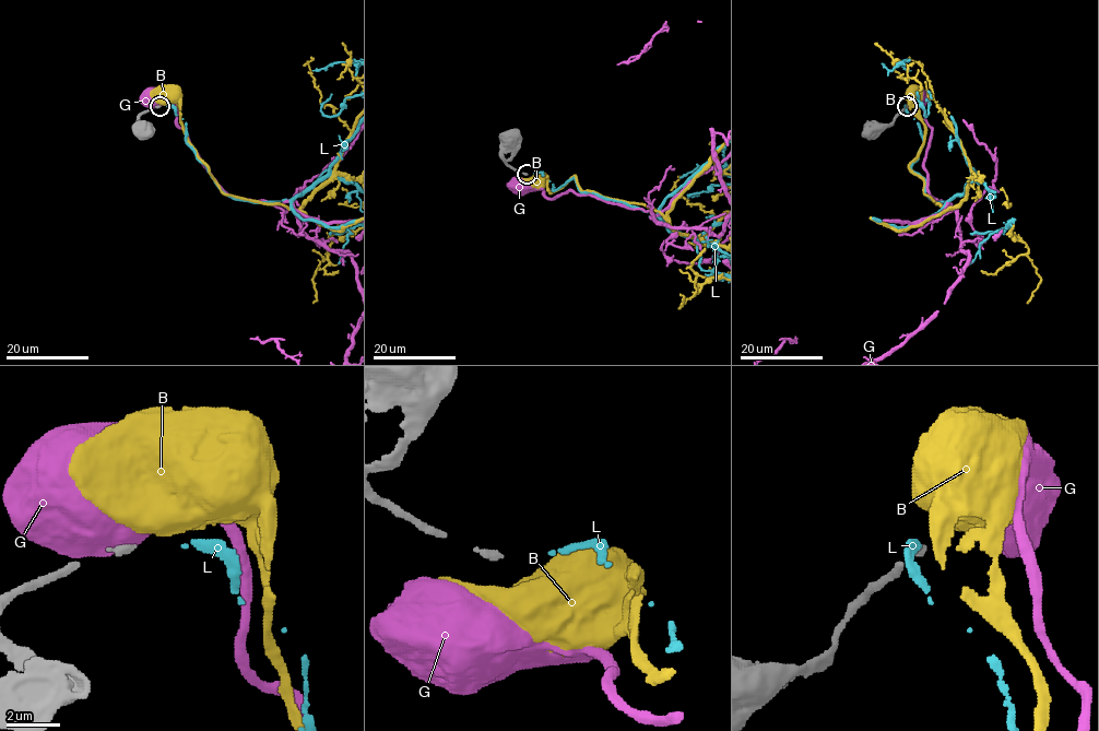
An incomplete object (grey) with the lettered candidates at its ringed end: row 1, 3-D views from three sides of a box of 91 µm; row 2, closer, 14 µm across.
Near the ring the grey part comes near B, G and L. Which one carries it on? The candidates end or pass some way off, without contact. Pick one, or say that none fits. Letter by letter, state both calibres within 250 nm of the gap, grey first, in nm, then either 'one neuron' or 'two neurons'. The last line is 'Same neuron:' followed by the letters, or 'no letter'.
B: 260/900 nm | two neurons
G: 260/1100 nm | two neurons
L: 260/190 nm | one neuron
Same neuron: L

